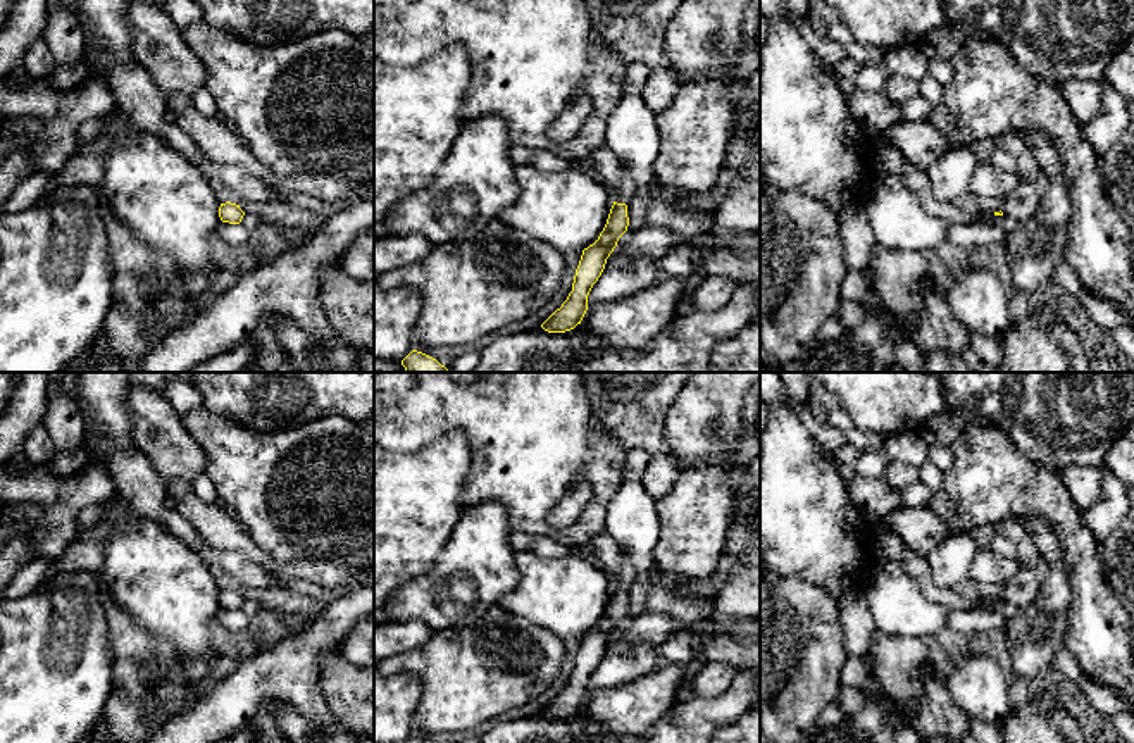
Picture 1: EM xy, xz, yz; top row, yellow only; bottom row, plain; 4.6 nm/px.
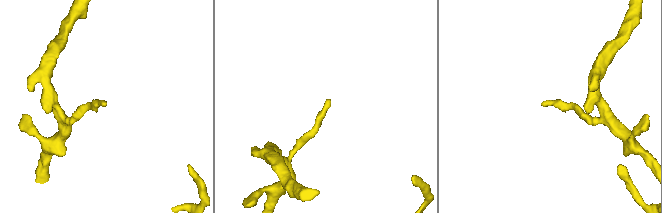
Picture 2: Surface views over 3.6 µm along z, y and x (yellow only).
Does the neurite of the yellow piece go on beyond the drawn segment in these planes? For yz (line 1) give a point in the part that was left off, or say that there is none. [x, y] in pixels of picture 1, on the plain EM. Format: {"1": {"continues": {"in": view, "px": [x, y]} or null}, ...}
{"1": {"continues": null}}

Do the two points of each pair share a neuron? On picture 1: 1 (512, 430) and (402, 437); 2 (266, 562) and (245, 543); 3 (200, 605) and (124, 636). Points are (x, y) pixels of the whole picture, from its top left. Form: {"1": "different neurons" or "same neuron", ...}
{"1": "same neuron", "2": "same neuron", "3": "different neurons"}

